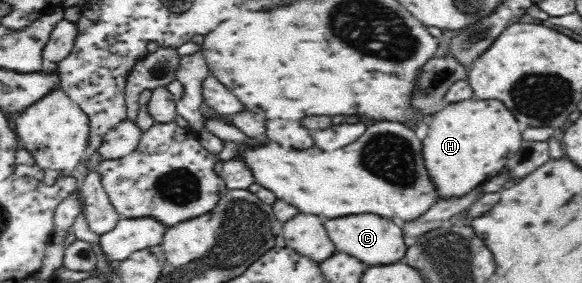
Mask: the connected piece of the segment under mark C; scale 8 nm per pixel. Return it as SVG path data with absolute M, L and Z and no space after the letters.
M359 215L340 217L337 220L324 219L328 237L334 243L338 252L353 257L366 265L392 265L404 259L408 252L405 233L402 225L394 225L392 221L386 221L382 217L374 215Z

